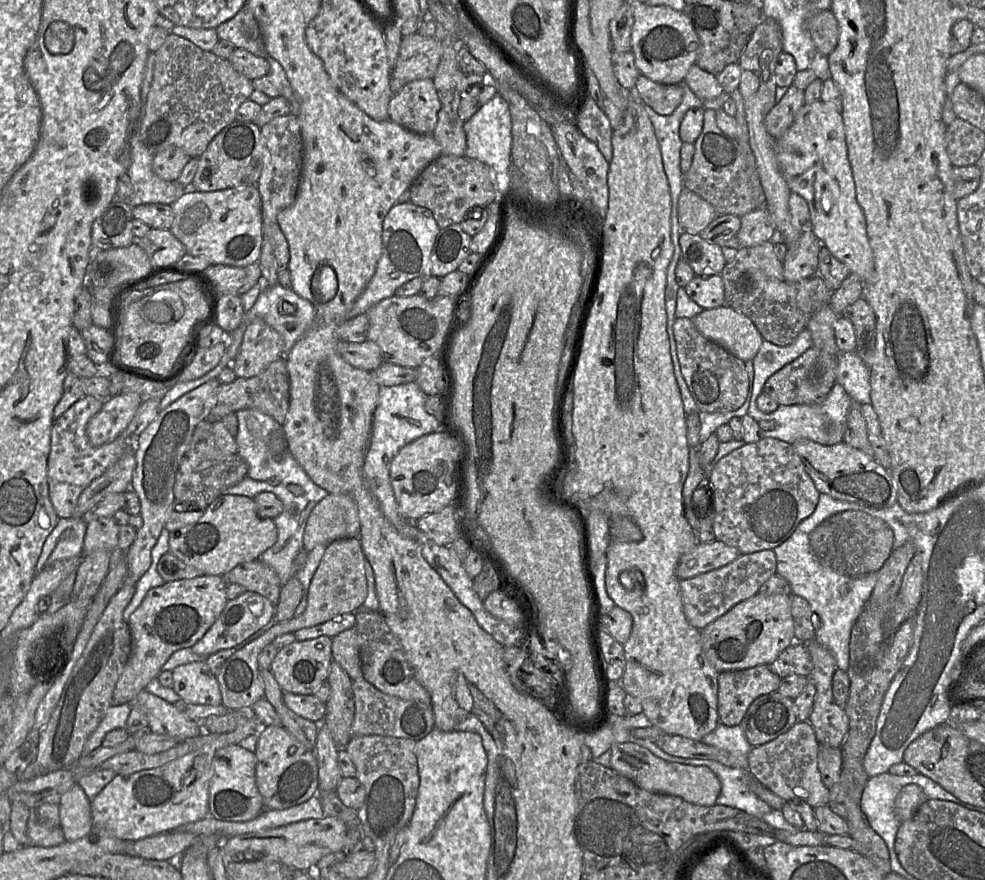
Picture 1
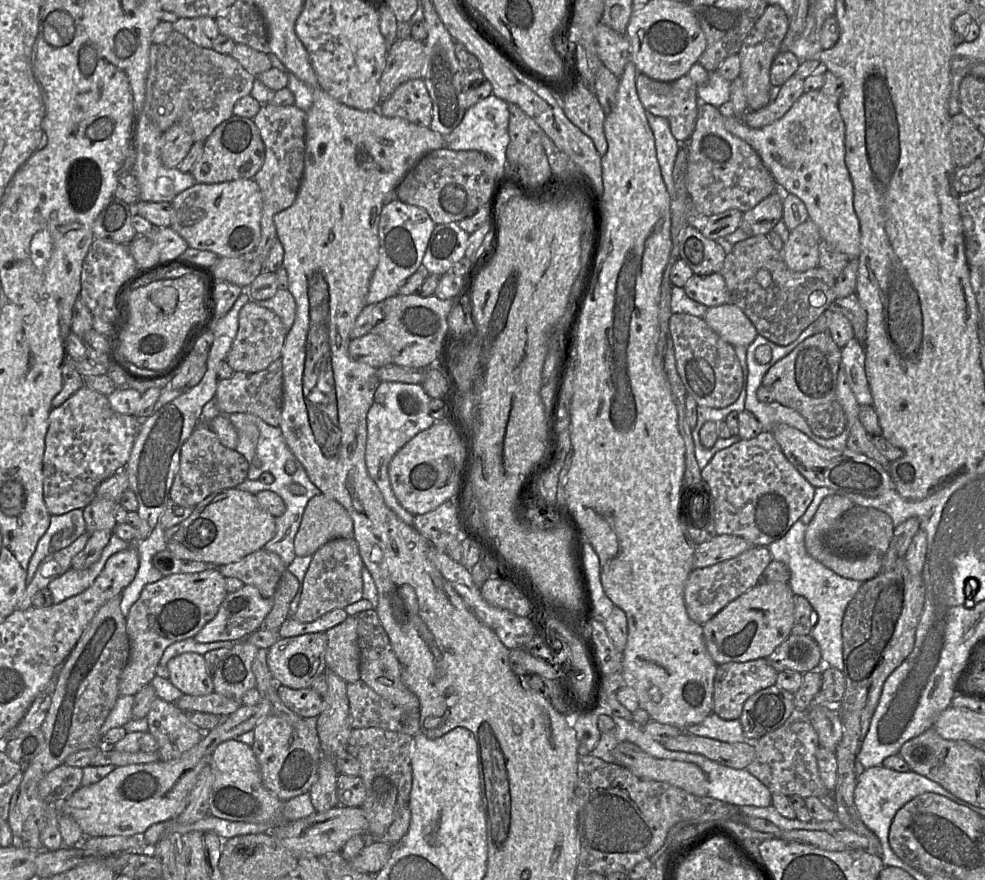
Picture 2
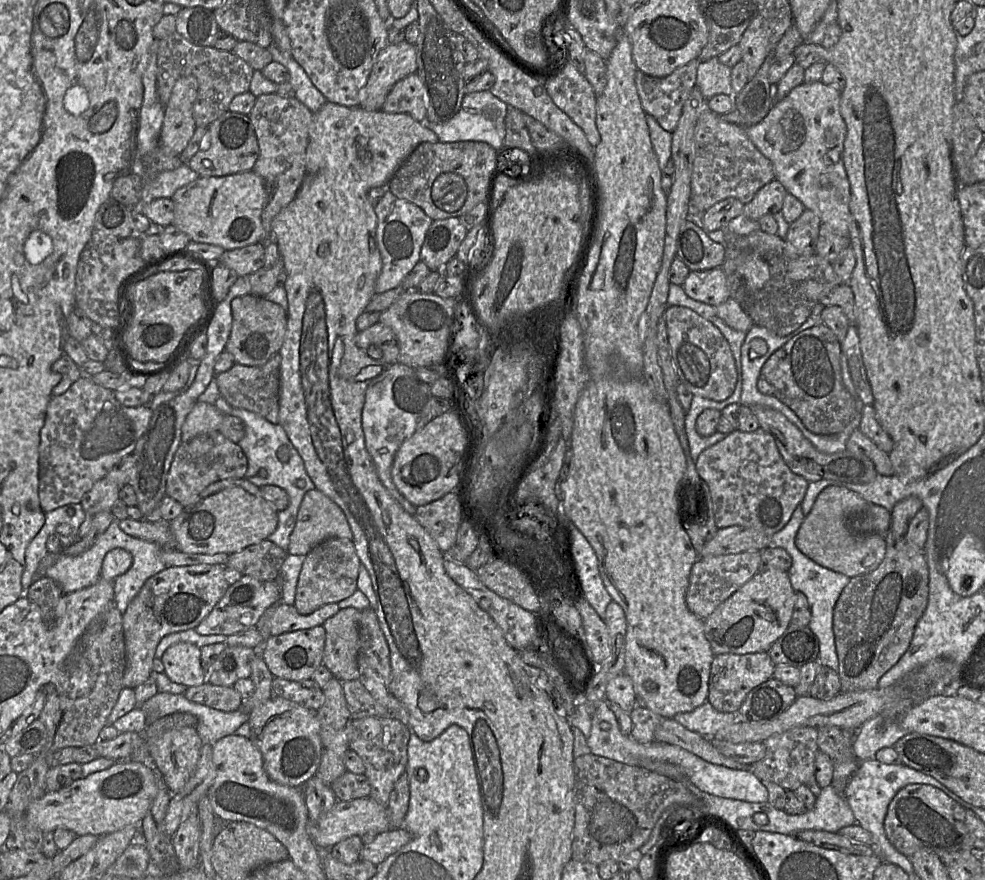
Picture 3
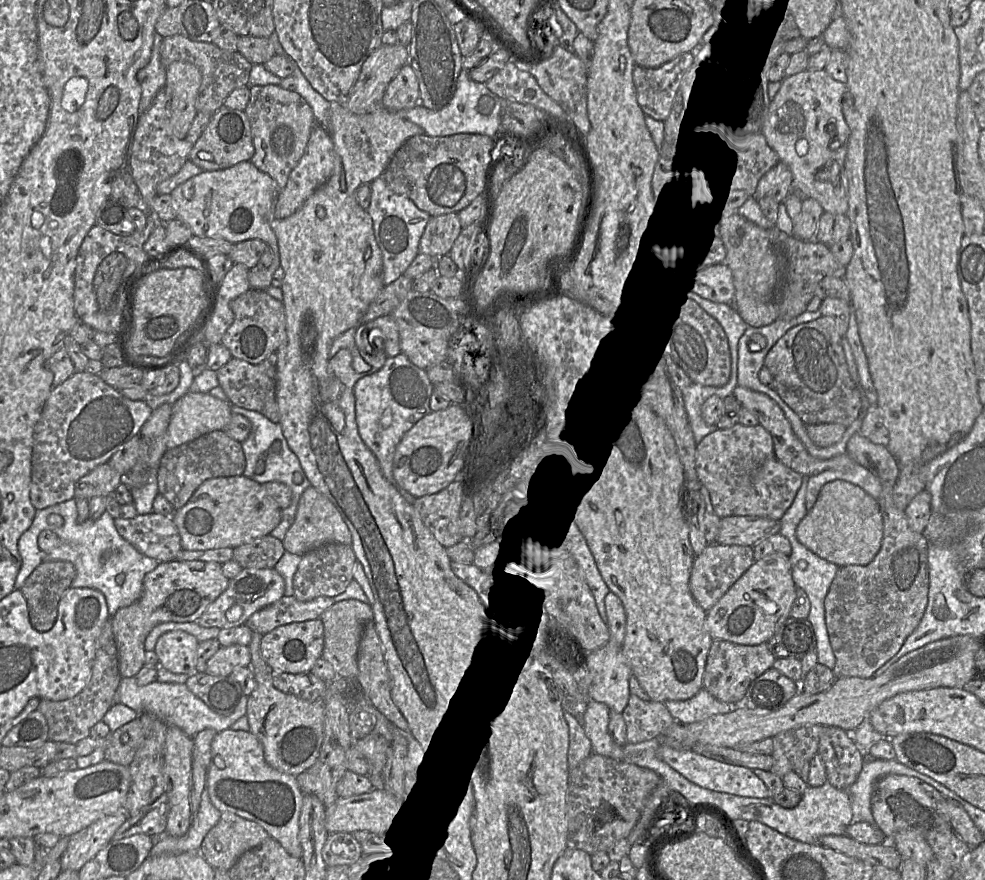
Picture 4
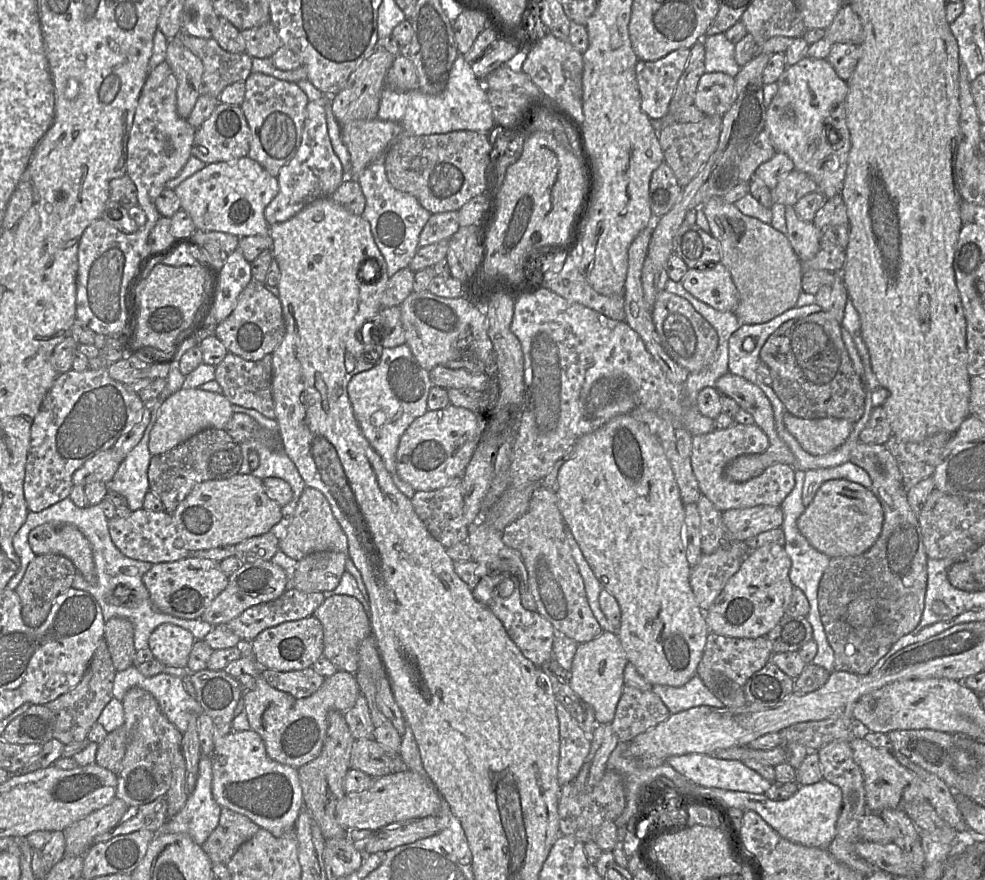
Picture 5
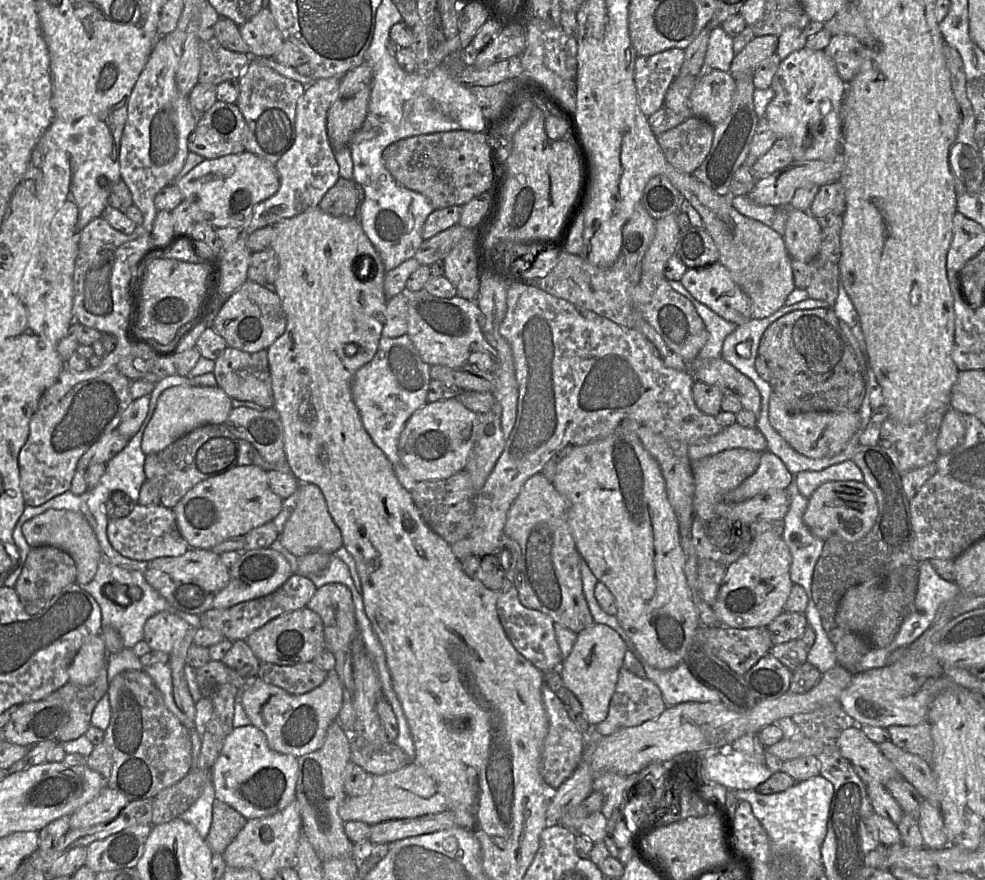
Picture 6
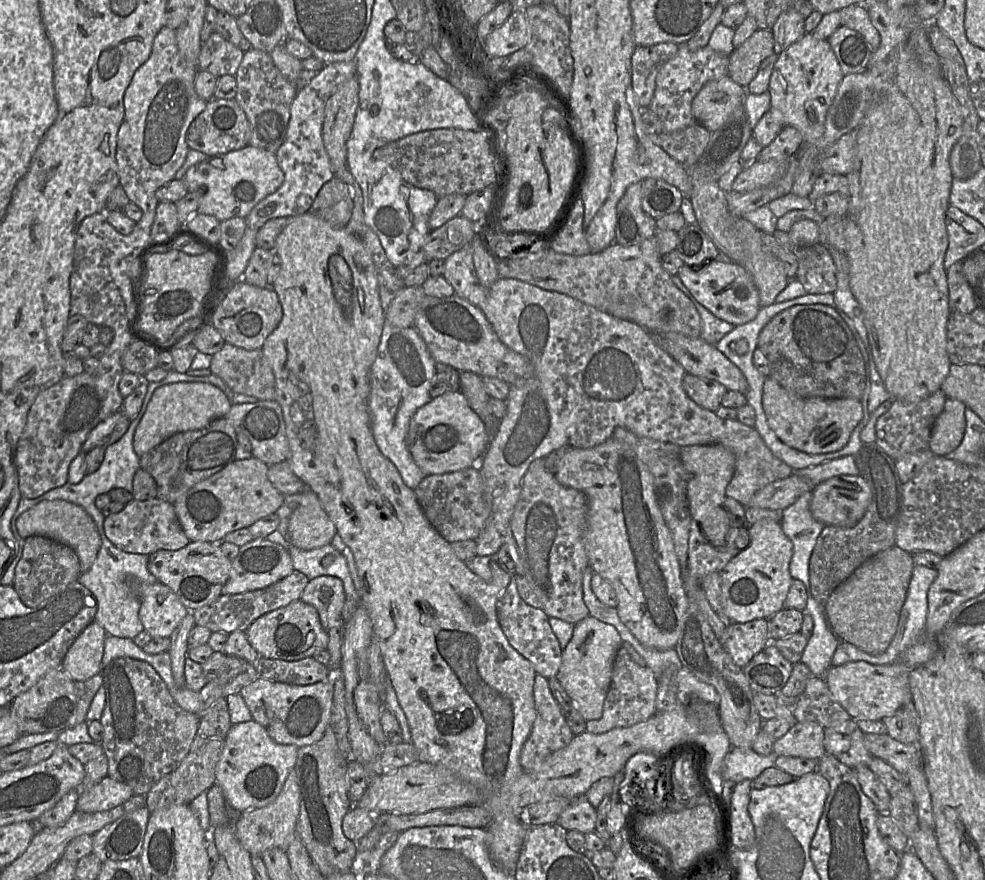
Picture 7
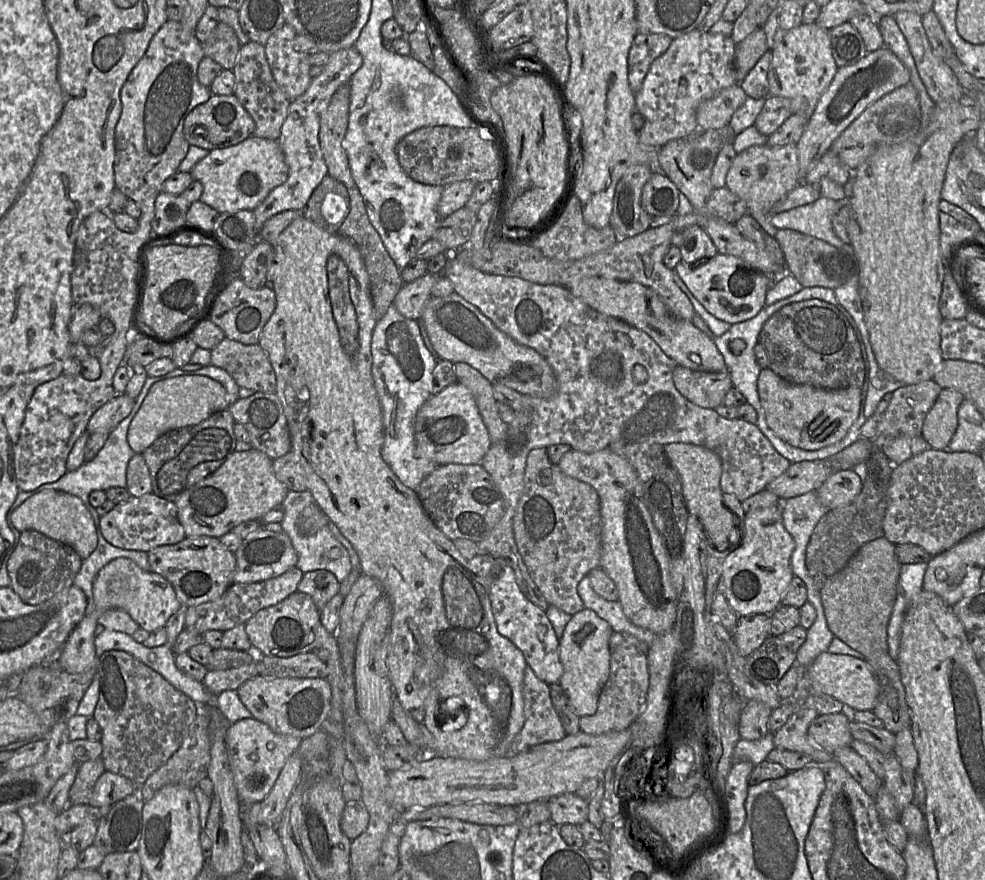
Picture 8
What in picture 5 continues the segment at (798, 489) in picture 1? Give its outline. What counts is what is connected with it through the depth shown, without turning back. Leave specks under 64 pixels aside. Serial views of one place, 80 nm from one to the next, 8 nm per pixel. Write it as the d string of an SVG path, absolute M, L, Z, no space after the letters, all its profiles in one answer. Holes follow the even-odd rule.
M734 423L726 429L715 429L692 439L691 465L700 491L720 511L751 508L760 505L781 506L795 485L795 470L781 463L768 466L760 475L746 482L732 482L723 475L725 467L741 455L762 454L769 447L766 434L756 425Z

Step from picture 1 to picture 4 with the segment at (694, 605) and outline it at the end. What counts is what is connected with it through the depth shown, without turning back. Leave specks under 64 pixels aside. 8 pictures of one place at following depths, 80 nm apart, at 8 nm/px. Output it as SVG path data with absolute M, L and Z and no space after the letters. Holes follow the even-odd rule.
M708 545L695 557L690 576L690 590L695 601L704 611L709 611L729 588L754 563L753 547L736 545Z

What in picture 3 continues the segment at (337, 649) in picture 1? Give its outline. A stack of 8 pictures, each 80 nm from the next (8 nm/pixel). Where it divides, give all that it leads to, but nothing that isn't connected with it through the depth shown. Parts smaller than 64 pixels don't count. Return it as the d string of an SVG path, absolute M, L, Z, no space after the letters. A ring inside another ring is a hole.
M343 608L323 624L326 632L323 664L342 683L359 678L360 616L361 610Z

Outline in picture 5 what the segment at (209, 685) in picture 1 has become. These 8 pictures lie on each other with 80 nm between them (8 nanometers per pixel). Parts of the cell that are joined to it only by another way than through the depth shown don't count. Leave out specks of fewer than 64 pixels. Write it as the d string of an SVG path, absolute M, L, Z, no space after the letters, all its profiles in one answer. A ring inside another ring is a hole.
M163 623L149 636L149 649L166 666L187 668L188 658L196 639L177 625Z

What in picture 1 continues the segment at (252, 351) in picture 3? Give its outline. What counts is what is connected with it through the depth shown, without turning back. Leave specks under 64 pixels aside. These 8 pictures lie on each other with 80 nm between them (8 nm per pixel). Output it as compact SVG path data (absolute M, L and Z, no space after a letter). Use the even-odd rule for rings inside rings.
M253 319L246 326L239 352L228 367L236 377L251 378L280 358L284 358L282 336L262 319Z

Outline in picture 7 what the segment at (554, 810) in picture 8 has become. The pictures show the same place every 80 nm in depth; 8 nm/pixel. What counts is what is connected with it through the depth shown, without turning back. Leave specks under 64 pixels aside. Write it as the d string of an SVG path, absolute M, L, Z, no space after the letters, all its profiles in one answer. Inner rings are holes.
M585 796L571 799L570 804L560 814L557 823L567 831L576 830L582 834L594 832L596 825L596 808Z

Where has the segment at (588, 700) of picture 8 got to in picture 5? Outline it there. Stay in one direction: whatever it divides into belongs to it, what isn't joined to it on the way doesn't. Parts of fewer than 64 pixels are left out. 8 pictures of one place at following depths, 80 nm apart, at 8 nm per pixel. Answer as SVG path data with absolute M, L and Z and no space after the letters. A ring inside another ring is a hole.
M603 631L597 638L578 645L570 669L570 686L594 710L599 724L610 724L624 688L624 669L628 659L616 633Z

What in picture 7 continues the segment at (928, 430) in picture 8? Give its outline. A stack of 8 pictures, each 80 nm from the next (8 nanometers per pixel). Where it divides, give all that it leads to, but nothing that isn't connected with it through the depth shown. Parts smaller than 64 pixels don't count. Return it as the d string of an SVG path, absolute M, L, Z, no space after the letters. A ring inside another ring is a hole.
M946 399L943 411L931 429L929 446L936 456L945 456L961 444L966 426L965 409L961 401Z

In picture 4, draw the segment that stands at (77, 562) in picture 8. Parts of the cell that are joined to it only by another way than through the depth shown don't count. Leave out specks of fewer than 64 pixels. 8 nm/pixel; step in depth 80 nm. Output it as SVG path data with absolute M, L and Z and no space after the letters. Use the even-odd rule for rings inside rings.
M44 559L21 587L32 627L38 632L50 630L57 616L62 595L76 577L75 566L63 560Z

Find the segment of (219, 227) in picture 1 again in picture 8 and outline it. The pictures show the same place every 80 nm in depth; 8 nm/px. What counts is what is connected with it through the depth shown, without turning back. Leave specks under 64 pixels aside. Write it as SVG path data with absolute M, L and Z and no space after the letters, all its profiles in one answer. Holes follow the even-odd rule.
M250 136L244 141L226 148L213 149L190 170L193 180L201 182L203 192L200 200L219 213L255 209L275 187L288 178L288 166L278 140Z

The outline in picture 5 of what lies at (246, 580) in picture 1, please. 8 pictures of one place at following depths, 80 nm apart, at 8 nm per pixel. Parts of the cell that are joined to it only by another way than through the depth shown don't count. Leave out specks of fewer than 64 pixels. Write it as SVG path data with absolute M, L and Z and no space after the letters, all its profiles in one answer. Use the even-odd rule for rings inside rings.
M271 531L246 539L235 545L235 556L241 563L271 561L280 550L280 539Z

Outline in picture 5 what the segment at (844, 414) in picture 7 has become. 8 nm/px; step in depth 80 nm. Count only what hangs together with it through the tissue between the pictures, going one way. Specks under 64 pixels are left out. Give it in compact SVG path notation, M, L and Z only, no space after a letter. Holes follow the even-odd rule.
M788 412L783 422L801 448L814 456L825 455L841 446L856 423L833 417L803 419Z

